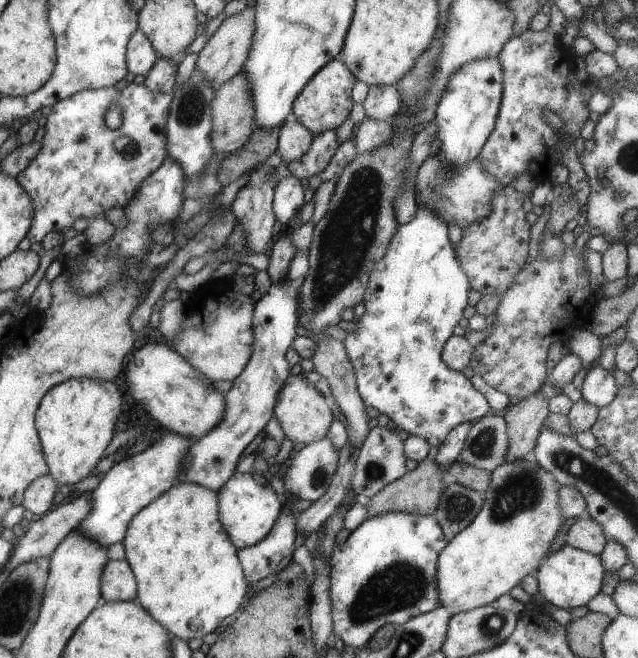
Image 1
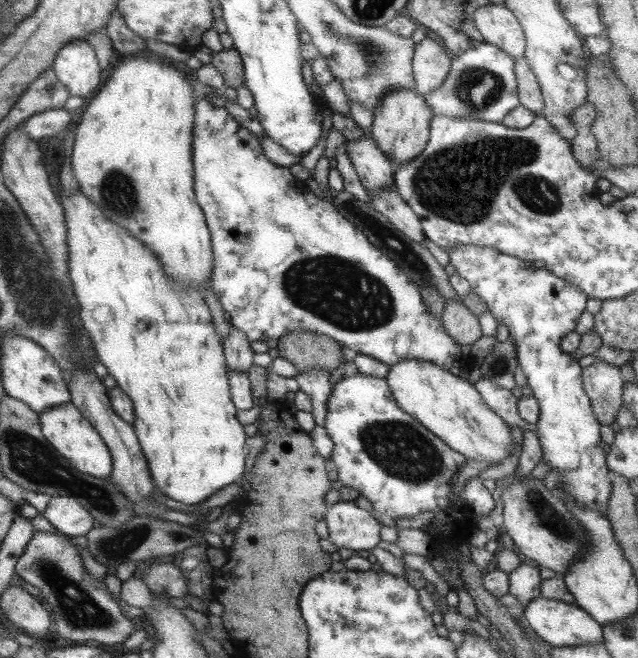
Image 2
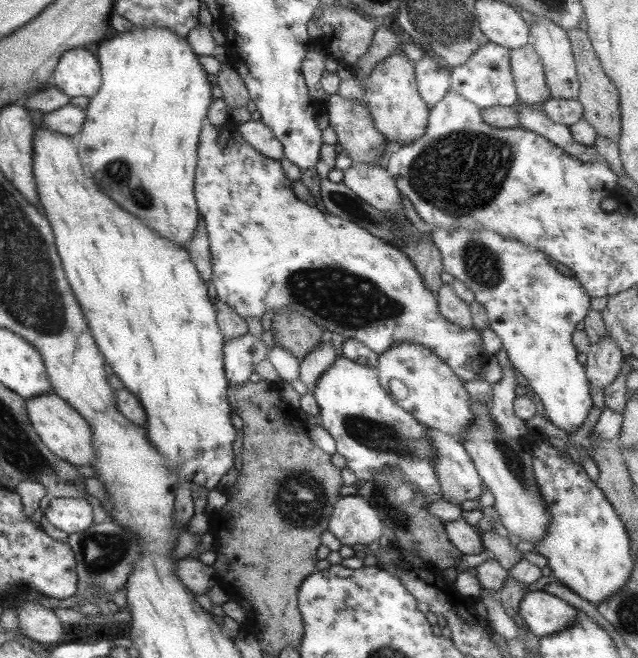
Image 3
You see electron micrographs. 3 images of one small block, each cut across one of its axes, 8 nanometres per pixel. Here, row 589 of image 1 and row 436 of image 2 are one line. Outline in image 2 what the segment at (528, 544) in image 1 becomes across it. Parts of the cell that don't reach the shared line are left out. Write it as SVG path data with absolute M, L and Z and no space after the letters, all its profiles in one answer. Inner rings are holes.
M415 358L389 366L384 379L397 406L405 414L410 414L465 459L486 462L492 467L501 464L509 456L513 448L509 431L511 426L485 405L471 379L465 380L435 366L433 362Z

